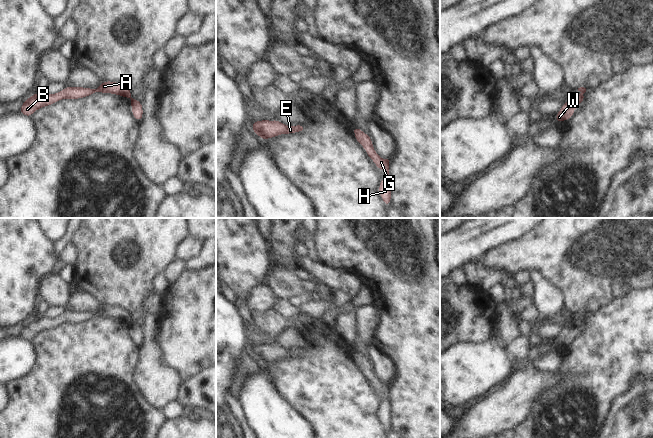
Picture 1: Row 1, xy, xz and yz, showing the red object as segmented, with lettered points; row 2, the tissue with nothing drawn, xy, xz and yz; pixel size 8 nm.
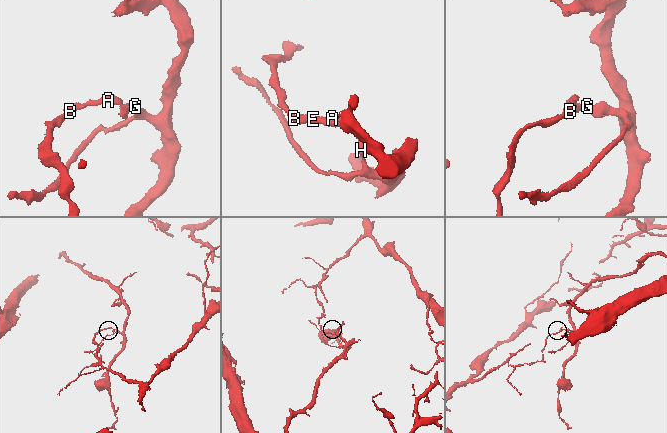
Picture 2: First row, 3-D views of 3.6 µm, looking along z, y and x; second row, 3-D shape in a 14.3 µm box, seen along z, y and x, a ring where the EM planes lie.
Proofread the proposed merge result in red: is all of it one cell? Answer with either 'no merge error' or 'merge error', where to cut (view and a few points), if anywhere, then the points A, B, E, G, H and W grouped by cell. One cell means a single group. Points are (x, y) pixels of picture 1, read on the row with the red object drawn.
merge error | xz (355, 126), (353, 131) | A B E / G H W

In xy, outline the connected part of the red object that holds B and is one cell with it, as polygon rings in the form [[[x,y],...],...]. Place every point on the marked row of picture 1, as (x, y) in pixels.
[[[102,81],[102,84],[97,89],[68,87],[65,85],[63,90],[52,95],[43,92],[33,94],[23,102],[19,112],[24,116],[31,117],[36,110],[52,105],[62,99],[82,99],[95,93],[111,93],[131,99],[131,89],[122,83],[114,81]]]

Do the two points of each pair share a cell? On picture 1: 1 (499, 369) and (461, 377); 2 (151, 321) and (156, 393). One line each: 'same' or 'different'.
1: same
2: same

